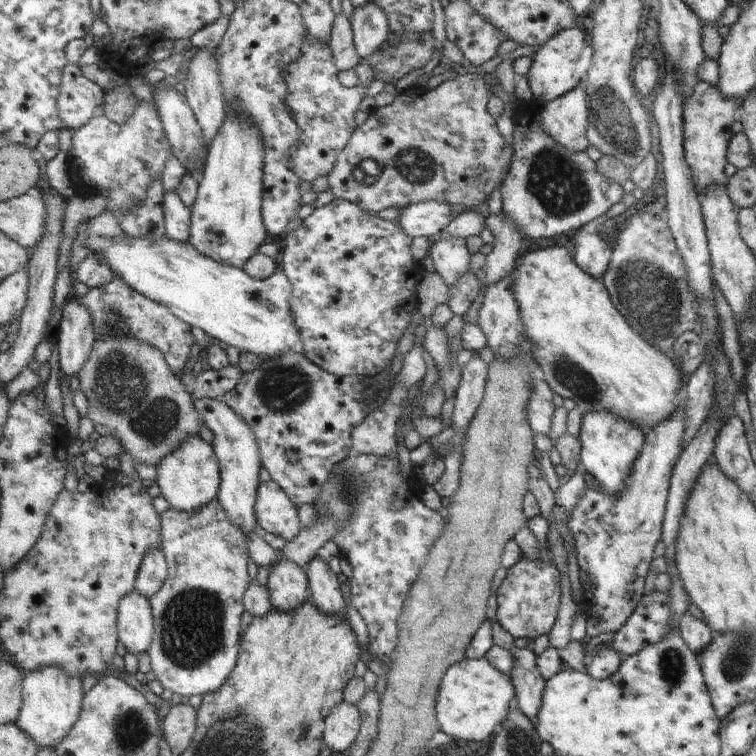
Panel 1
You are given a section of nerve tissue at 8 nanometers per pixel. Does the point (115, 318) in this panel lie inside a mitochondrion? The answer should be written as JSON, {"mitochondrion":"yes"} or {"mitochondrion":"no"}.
{"mitochondrion":"yes"}

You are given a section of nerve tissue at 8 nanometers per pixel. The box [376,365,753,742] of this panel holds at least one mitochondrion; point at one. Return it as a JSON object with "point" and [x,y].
{"point":[671,664]}

